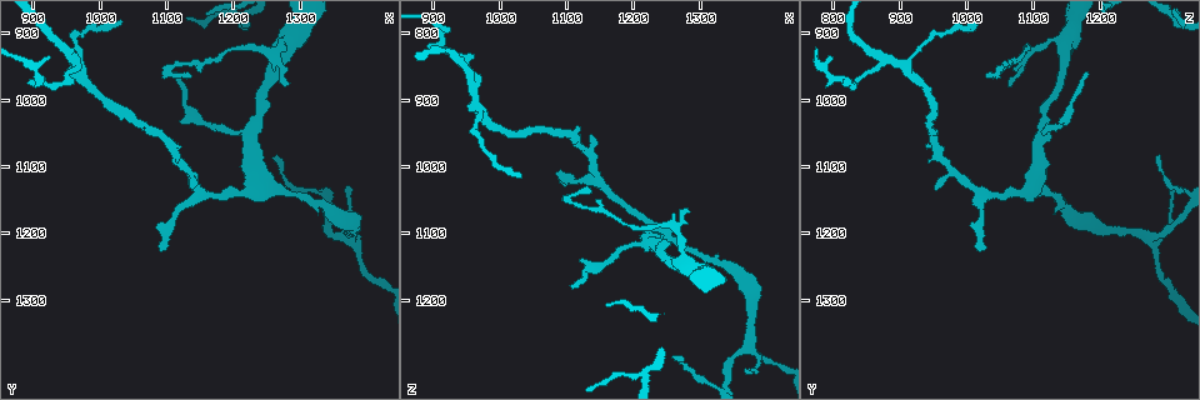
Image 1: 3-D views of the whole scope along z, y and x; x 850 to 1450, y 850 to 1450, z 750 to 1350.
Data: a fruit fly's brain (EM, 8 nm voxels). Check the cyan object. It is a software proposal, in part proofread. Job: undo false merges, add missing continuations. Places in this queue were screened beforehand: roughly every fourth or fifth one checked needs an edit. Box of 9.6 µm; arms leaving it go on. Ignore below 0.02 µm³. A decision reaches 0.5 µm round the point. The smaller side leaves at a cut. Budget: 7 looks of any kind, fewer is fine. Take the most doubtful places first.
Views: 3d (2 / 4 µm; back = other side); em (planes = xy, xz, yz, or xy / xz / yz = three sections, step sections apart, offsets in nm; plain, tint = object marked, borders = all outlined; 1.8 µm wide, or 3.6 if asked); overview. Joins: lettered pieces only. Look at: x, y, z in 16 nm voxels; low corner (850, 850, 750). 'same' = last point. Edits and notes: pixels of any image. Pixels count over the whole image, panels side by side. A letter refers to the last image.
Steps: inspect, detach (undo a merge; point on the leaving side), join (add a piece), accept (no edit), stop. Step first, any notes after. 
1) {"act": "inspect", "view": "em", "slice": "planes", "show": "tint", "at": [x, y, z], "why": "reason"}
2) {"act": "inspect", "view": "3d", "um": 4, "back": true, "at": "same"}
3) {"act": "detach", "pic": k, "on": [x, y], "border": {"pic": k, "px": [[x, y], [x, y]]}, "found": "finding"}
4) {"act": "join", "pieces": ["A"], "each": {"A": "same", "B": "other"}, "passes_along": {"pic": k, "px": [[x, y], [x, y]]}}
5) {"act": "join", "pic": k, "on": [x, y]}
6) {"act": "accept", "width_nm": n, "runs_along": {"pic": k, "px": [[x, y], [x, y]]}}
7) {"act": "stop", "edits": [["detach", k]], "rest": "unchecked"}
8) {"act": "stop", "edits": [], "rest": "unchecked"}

{"act": "inspect", "view": "em", "um": 3.6, "slice": "yz", "step": 8, "show": "borders", "at": [1370, 1200, 1270]}

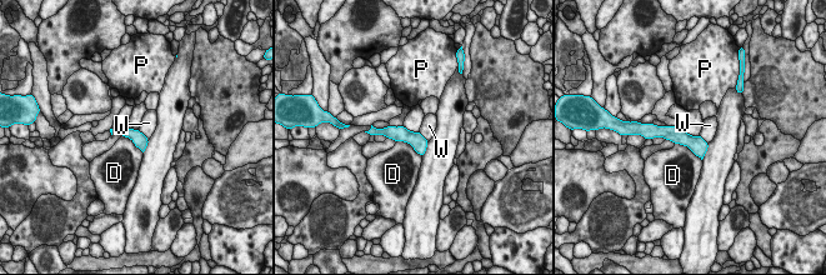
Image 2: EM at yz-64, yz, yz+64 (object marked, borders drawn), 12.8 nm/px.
{"act": "accept", "longest_contact_nm": ["D", 420], "each": {"D": "other", "P": "other", "W": "other"}, "found": "one neuron here"}

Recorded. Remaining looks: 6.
{"act": "inspect", "view": "em", "slice": "yz", "step": 16, "show": "borders", "at": [965, 940, 875], "why": "branch point"}

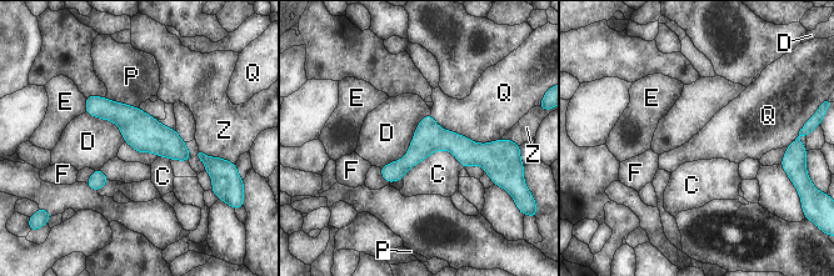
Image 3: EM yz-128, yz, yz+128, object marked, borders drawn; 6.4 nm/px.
{"act": "accept", "each": {"C": "other", "D": "other", "E": "other", "F": "other", "P": "other", "Q": "other", "Z": "other"}, "runs_along": {"pic": 3, "px": [[89, 99], [186, 157]]}, "found": "all the same neuron"}

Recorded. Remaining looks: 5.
{"act": "inspect", "view": "em", "slice": "xy", "step": 8, "show": "borders", "at": [1100, 1225, 1030], "why": "branch stops here"}

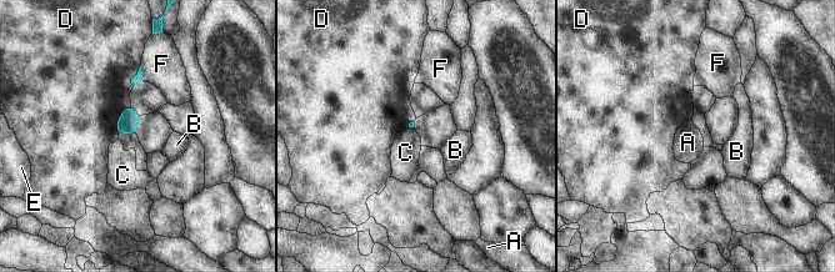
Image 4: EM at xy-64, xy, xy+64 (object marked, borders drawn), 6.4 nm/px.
{"act": "inspect", "view": "em", "slice": "planes", "show": "borders", "at": "same"}

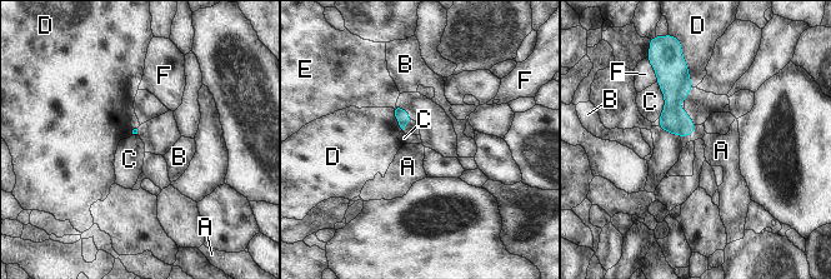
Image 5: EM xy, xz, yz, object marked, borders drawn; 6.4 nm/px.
{"act": "accept", "each": {"A": "other", "B": "other", "C": "other", "D": "other", "E": "other", "F": "other"}, "border": {"pic": 5, "px": [[656, 83], [664, 96], [659, 118]]}, "found": "none of them fits"}

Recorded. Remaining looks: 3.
{"act": "stop", "edits": [], "rest": "unchecked"}

